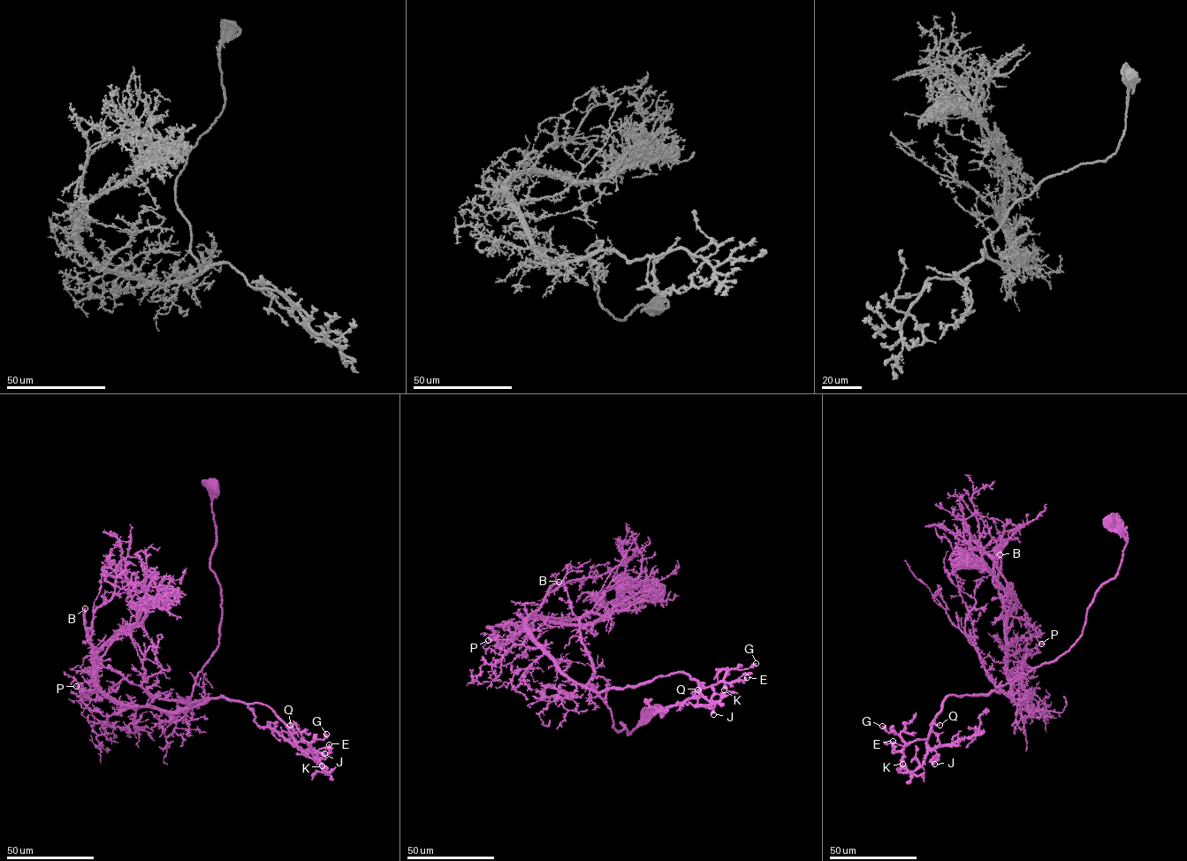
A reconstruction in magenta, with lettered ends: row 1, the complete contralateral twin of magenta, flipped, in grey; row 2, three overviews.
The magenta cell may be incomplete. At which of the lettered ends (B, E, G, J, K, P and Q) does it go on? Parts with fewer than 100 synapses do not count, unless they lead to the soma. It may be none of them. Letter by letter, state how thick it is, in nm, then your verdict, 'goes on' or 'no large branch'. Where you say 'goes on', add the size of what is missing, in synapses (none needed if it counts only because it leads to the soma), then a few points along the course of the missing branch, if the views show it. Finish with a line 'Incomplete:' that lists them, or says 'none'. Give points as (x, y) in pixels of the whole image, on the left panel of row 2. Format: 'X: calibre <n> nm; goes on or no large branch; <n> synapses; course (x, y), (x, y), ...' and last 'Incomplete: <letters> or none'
B: calibre 440 nm; goes on; 550 synapses; course (85, 608), (90, 598), (90, 587), (117, 591), (112, 590), (110, 596), (114, 607)
E: calibre 480 nm; no large branch
G: calibre 500 nm; no large branch
J: calibre 420 nm; no large branch
K: calibre 500 nm; no large branch
P: calibre 440 nm; no large branch
Q: calibre 300 nm; no large branch
Incomplete: B

